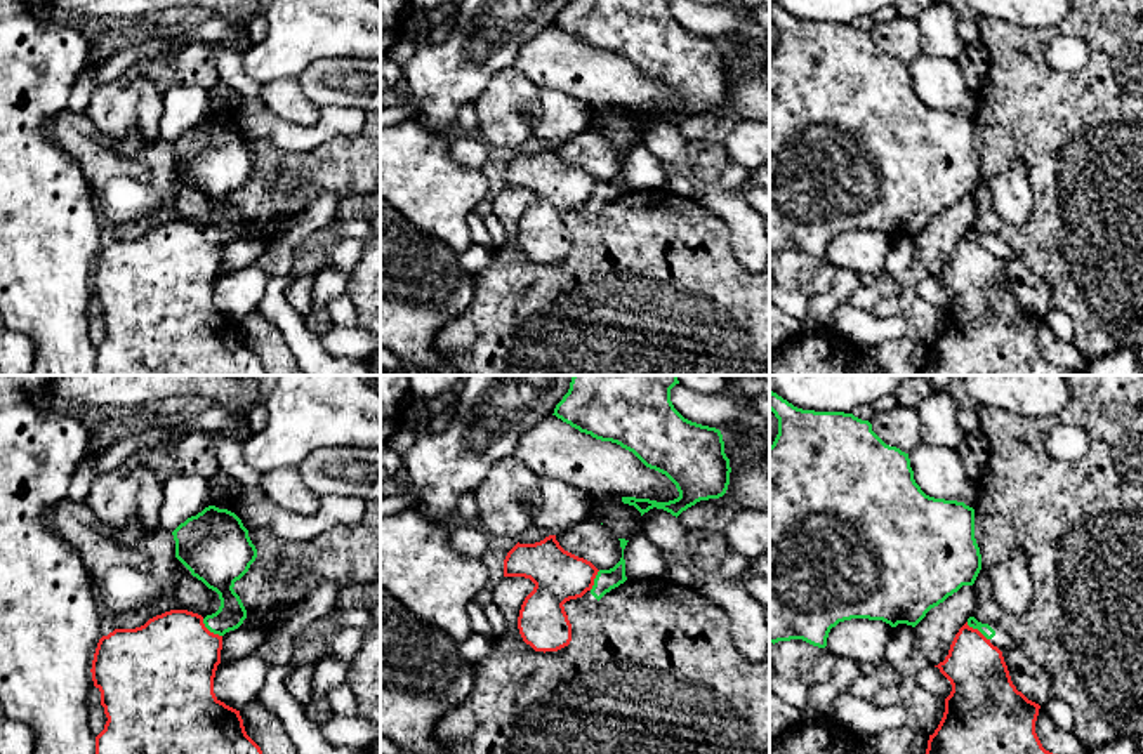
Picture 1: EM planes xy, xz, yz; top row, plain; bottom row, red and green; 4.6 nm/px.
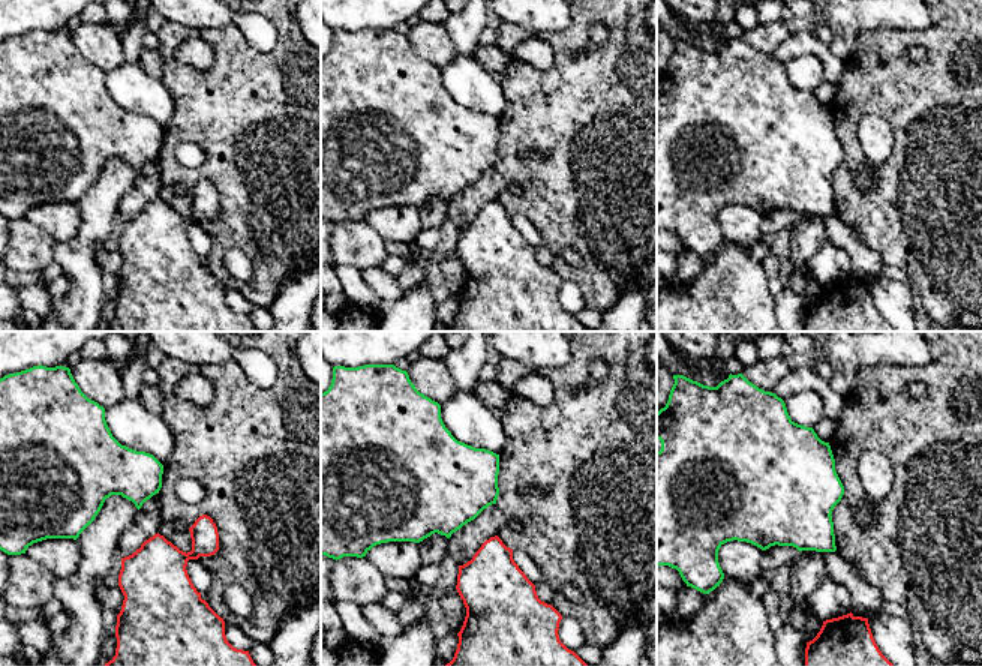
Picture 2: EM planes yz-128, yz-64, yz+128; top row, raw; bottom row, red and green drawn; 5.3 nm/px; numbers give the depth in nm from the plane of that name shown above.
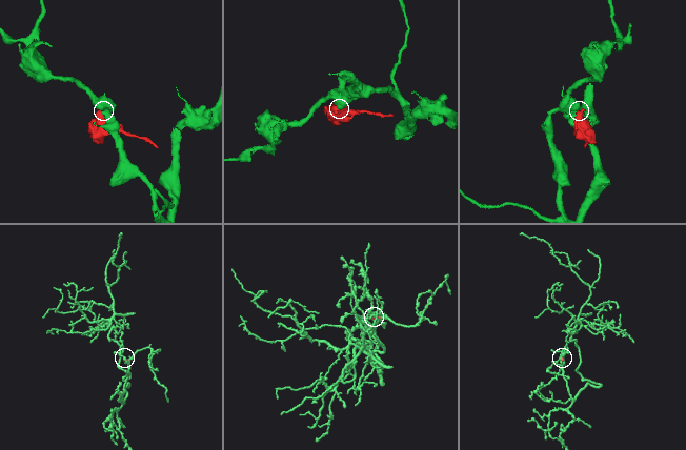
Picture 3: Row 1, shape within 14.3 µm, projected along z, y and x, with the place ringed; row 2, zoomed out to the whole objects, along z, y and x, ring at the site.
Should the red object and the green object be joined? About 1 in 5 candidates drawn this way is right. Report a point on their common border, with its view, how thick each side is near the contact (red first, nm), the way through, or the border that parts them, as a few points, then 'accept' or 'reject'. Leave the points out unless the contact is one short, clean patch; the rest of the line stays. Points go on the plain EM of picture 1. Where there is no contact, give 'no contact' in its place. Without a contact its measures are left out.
xy (209, 242) | 440/130 nm | along xy (202, 230), (211, 242), (221, 247) | reject

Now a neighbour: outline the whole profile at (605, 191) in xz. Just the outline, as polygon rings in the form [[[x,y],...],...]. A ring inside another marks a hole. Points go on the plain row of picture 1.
[[[618,149],[620,151],[620,158],[622,158],[622,169],[620,172],[610,179],[610,181],[599,181],[596,189],[594,189],[594,196],[591,202],[587,202],[582,210],[580,215],[582,219],[594,219],[596,214],[611,200],[618,198],[620,195],[624,195],[627,191],[625,188],[625,170],[624,170],[624,160],[627,156],[629,151],[625,149]]]

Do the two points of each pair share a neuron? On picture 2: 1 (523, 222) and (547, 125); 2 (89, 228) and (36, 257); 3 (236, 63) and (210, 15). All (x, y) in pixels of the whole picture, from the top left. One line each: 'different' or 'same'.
1: different
2: different
3: different

